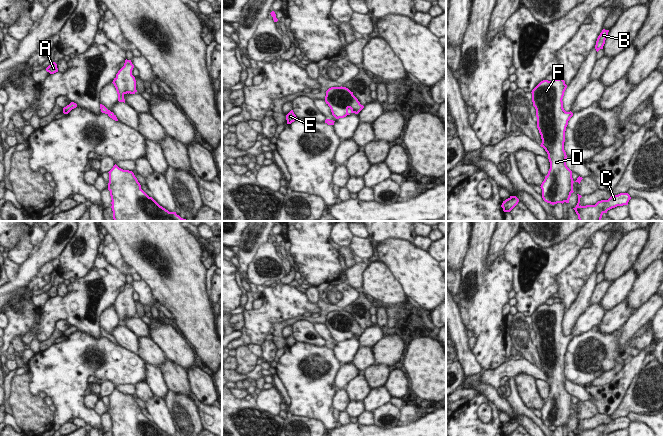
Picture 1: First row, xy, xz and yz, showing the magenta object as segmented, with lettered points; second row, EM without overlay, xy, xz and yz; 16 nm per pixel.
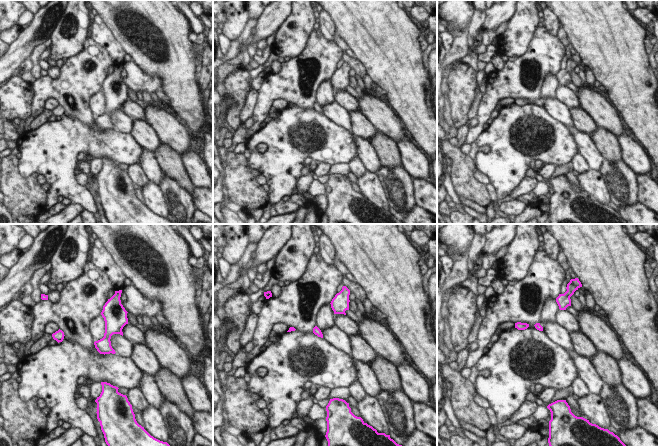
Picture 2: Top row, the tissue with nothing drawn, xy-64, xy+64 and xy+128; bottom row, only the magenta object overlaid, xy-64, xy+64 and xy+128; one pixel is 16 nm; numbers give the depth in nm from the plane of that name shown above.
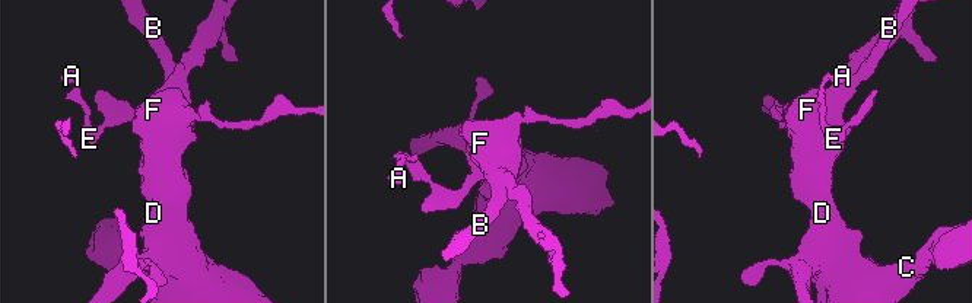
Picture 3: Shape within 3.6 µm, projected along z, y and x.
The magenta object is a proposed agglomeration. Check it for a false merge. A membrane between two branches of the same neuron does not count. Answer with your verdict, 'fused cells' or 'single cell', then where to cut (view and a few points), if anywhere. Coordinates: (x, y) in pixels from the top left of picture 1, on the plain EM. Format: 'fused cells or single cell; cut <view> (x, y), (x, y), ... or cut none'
single cell; cut none

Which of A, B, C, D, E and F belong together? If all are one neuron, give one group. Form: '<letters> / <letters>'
A B C D E F

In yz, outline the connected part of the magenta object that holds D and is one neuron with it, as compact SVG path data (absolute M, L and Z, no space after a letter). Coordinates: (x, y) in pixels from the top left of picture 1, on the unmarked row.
M562 302L543 304L532 314L532 326L536 333L537 352L541 359L541 371L548 378L550 393L541 408L542 422L552 429L569 427L573 415L572 395L566 389L564 374L565 355L573 337L563 332L563 320L567 312Z

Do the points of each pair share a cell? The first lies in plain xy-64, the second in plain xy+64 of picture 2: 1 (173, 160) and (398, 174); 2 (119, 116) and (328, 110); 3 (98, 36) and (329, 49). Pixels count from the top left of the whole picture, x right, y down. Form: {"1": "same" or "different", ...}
{"1": "different", "2": "same", "3": "different"}

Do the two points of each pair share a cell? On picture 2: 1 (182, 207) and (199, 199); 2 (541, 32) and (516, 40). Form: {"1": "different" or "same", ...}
{"1": "different", "2": "different"}

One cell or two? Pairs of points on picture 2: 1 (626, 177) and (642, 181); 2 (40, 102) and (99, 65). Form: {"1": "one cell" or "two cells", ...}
{"1": "two cells", "2": "one cell"}

